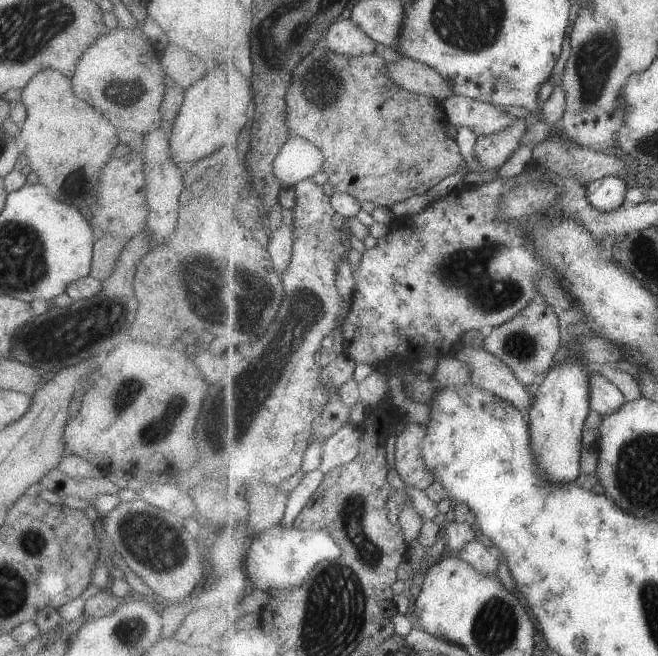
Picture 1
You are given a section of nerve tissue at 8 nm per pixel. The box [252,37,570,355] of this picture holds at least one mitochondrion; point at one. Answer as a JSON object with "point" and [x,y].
{"point":[467,272]}

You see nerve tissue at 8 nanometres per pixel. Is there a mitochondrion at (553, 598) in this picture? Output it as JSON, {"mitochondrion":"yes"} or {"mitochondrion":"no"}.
{"mitochondrion":"no"}

